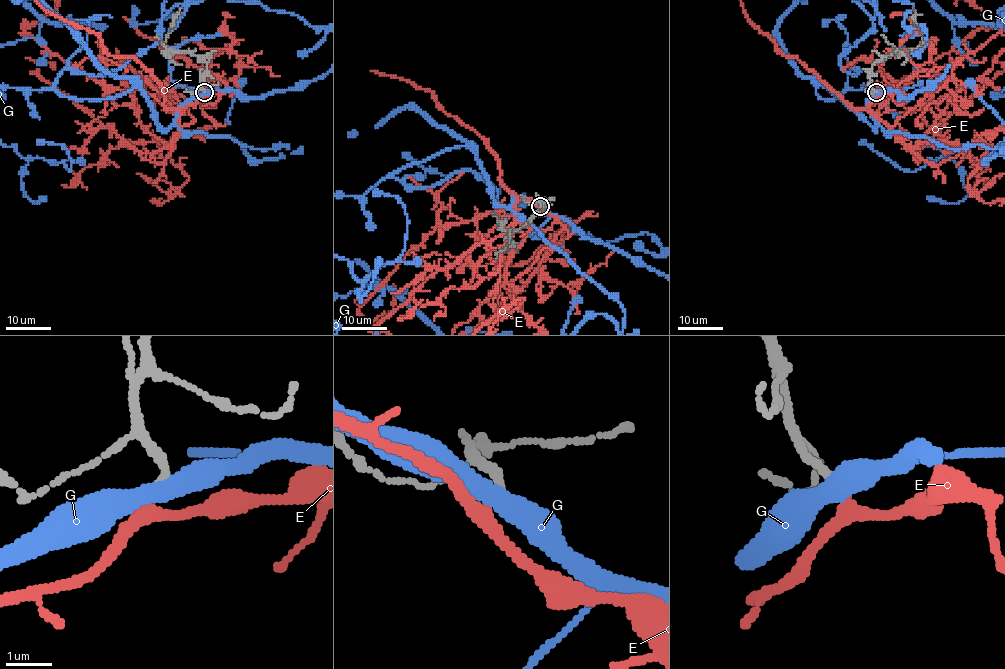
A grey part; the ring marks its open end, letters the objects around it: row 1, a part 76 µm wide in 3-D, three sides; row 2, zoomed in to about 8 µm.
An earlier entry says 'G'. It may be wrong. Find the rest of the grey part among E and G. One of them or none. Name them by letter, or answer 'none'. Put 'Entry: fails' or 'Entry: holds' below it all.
E
Entry: fails

